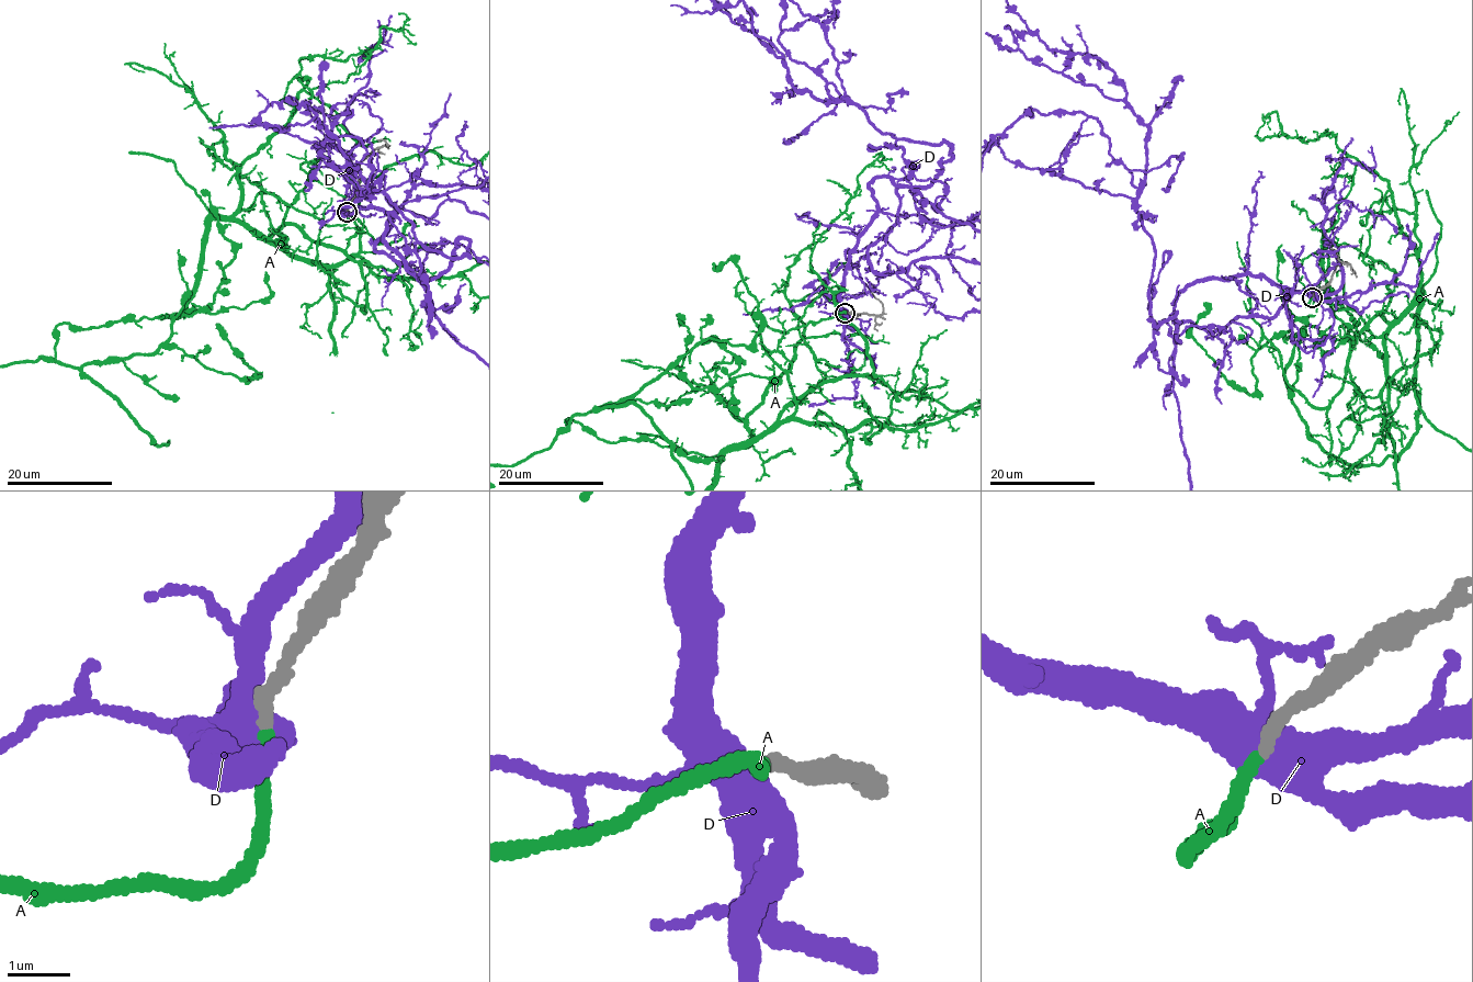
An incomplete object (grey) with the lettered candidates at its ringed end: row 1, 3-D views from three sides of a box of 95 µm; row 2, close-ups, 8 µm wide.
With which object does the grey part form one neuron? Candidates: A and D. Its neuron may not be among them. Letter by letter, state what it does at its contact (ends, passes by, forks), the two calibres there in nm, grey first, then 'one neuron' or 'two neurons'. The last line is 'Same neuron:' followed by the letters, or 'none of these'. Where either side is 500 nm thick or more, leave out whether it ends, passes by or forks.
A: it ends there; 240 nm thick on the grey side, 200 nm on the other; one neuron
D: it forks there; 240 nm thick on the grey side, 440 nm on the other; two neurons
Same neuron: A

